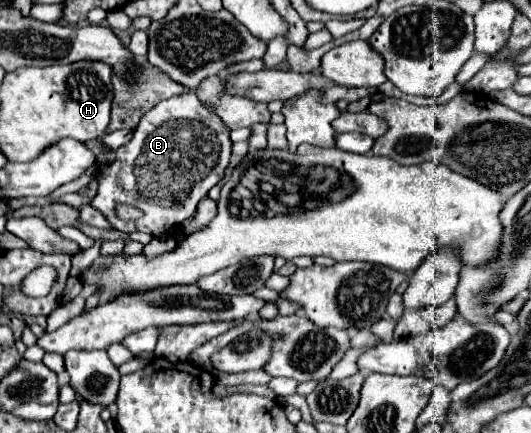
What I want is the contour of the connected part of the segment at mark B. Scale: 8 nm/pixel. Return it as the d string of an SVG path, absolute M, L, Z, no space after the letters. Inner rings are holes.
M193 92L161 100L145 112L129 144L103 154L99 140L87 142L99 166L99 190L91 206L99 210L113 228L127 234L131 234L133 228L151 236L173 234L195 214L199 200L221 182L229 166L231 144L229 128L225 128L223 120L215 112L209 112ZM117 202L141 208L145 216L135 222L119 220L115 216Z

